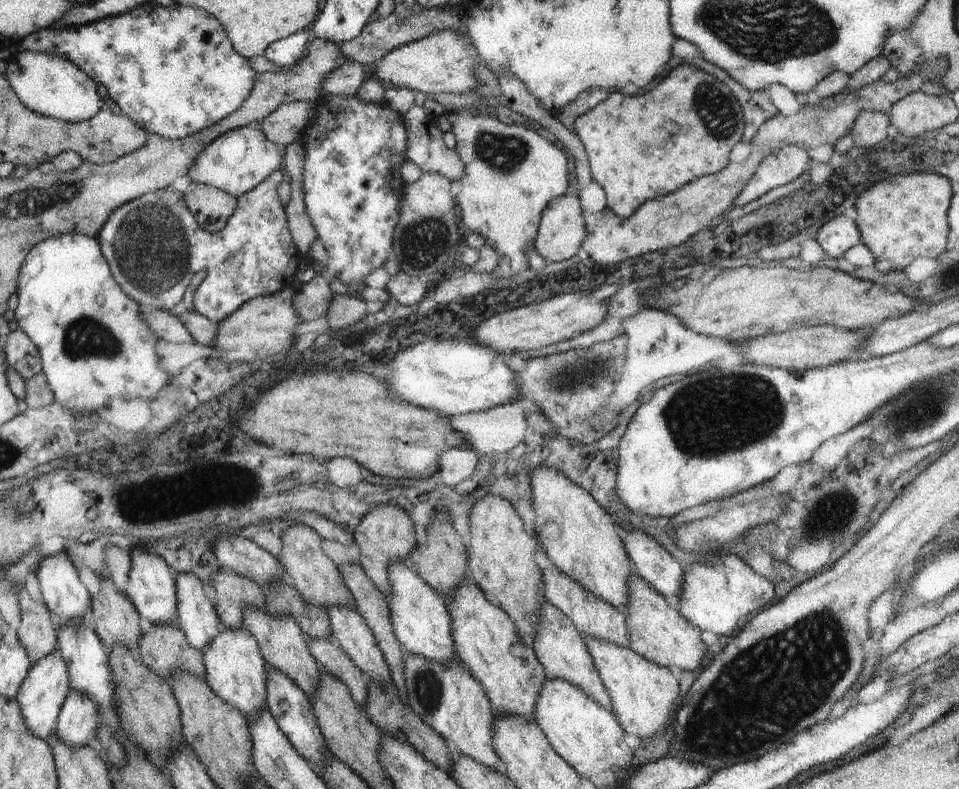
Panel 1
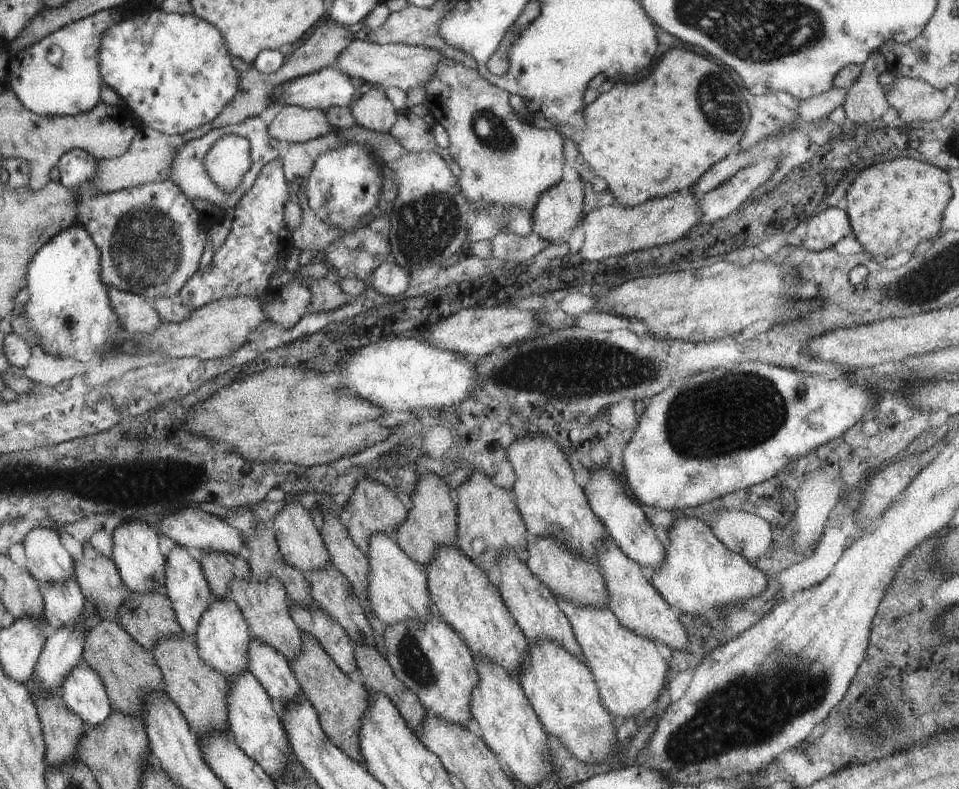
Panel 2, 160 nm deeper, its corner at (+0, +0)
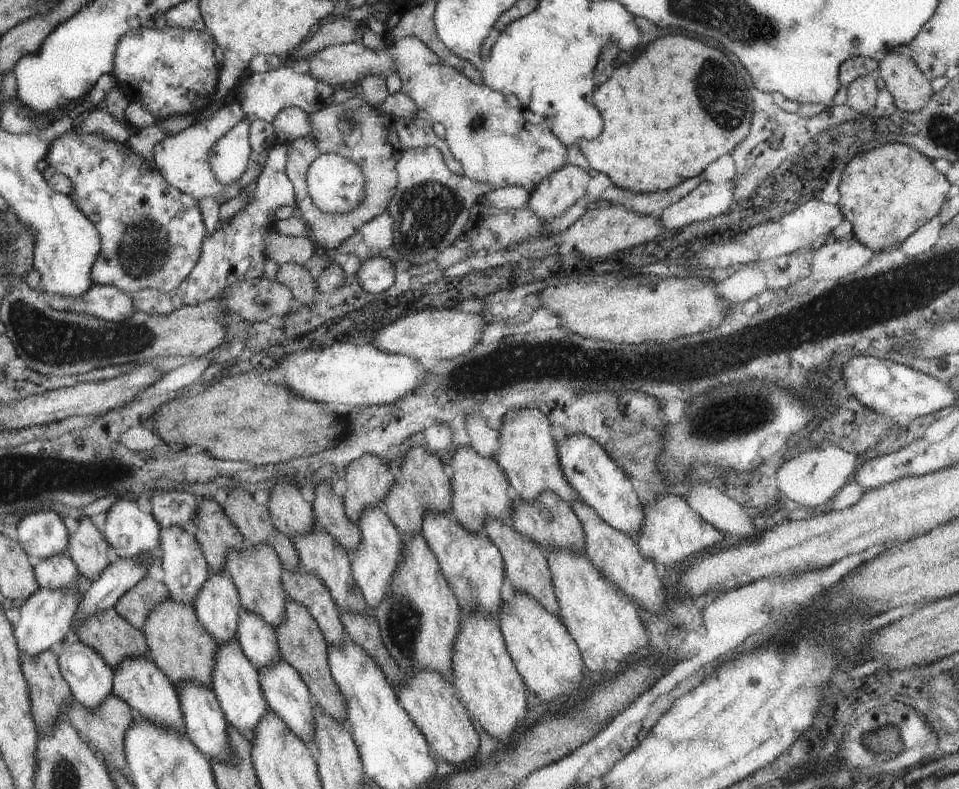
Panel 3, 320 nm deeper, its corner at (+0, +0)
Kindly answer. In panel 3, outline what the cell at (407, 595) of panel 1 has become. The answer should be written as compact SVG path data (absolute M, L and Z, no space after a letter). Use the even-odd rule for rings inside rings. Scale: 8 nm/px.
M370 505L366 507L360 513L357 524L361 532L361 539L351 552L352 576L365 598L367 606L375 610L386 594L389 580L399 561L403 547L403 536L390 517L386 516L381 506Z

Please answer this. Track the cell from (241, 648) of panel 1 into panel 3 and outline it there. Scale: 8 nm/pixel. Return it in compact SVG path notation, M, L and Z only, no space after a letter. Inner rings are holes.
M227 572L210 573L198 589L193 607L200 624L218 645L236 639L241 600Z

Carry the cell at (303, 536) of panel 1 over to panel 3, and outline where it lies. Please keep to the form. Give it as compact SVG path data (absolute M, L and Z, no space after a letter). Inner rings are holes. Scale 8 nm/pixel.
M294 481L276 483L269 493L269 505L267 507L269 508L272 524L283 535L288 535L292 540L293 536L307 533L314 528L313 524L316 518L313 514L313 506L304 500L298 485Z

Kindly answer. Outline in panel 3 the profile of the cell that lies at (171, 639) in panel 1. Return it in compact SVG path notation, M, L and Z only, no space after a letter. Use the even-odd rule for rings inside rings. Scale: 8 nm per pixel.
M150 577L141 580L133 589L125 592L113 606L113 609L126 622L142 630L146 617L153 608L169 597L166 585Z

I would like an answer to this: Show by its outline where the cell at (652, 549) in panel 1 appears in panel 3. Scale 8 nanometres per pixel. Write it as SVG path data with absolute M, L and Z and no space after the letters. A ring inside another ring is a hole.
M584 433L564 435L560 442L556 442L556 450L560 468L575 494L612 528L634 538L642 526L643 510L630 479L596 439Z

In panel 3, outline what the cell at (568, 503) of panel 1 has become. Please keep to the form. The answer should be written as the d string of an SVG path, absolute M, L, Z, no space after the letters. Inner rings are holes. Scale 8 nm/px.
M520 408L513 415L506 415L499 432L498 448L493 459L507 476L512 493L522 500L537 499L541 492L555 492L571 506L571 502L580 499L566 480L557 455L557 444L550 435L551 423L538 409Z

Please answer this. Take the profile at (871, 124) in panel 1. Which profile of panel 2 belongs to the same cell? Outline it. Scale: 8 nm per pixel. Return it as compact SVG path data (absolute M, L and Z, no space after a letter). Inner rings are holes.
M873 52L861 65L861 75L847 89L843 108L848 121L863 125L882 119L891 107L886 100L878 76L887 69L883 54Z

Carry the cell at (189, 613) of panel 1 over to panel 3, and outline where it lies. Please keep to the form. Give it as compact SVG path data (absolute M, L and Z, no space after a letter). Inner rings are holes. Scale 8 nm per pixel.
M174 525L160 529L160 562L164 570L164 580L170 598L175 601L193 604L199 588L202 588L206 577L210 574L207 560L204 558L200 543L195 539L192 530Z

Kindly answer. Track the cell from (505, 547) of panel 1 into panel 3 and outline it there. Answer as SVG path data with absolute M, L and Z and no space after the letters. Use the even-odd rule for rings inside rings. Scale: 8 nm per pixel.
M466 443L458 447L449 460L452 466L452 504L451 512L457 522L473 533L484 533L483 520L486 517L498 519L512 526L511 513L512 486L507 476L492 457L480 456Z

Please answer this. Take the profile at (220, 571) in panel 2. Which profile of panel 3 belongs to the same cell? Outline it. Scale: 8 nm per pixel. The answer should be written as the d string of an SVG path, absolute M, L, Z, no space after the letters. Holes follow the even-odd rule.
M197 498L197 501L192 533L200 543L210 573L225 572L228 549L247 549L250 544L214 498Z

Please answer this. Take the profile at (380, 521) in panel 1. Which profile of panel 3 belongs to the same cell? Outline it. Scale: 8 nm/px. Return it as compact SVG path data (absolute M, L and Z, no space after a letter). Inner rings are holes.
M362 453L342 472L347 486L343 503L348 518L355 525L358 525L358 517L366 507L380 506L388 489L395 483L390 466L383 460L384 456Z

